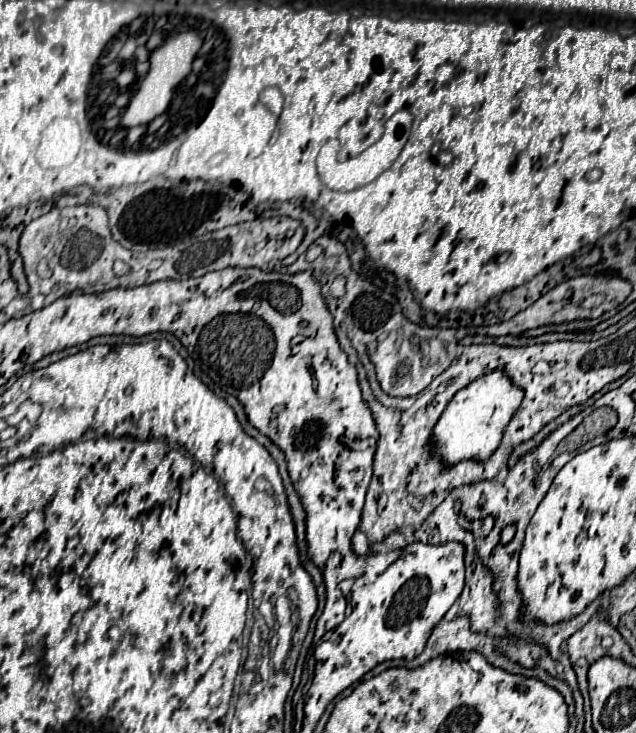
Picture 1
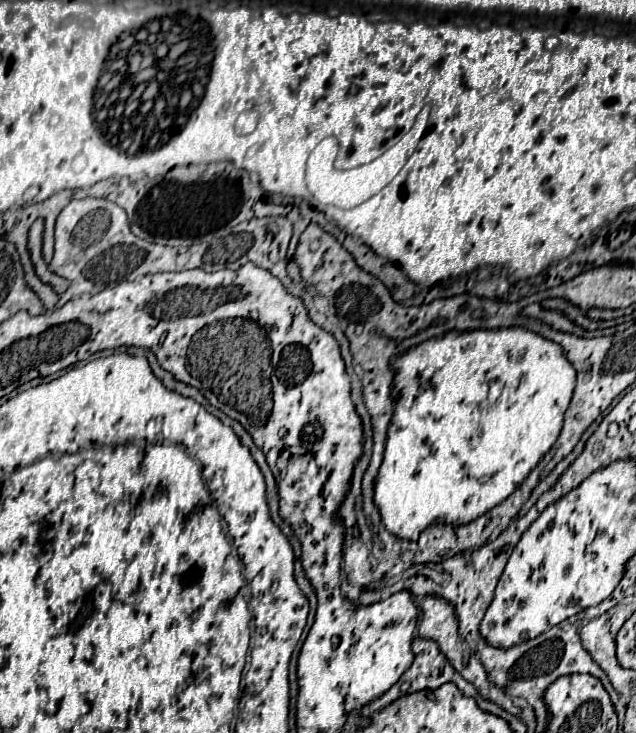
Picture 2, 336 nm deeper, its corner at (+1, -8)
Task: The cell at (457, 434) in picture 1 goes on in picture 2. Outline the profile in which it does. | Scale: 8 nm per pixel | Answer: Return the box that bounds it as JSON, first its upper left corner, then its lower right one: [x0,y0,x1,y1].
[375,328,575,540]

